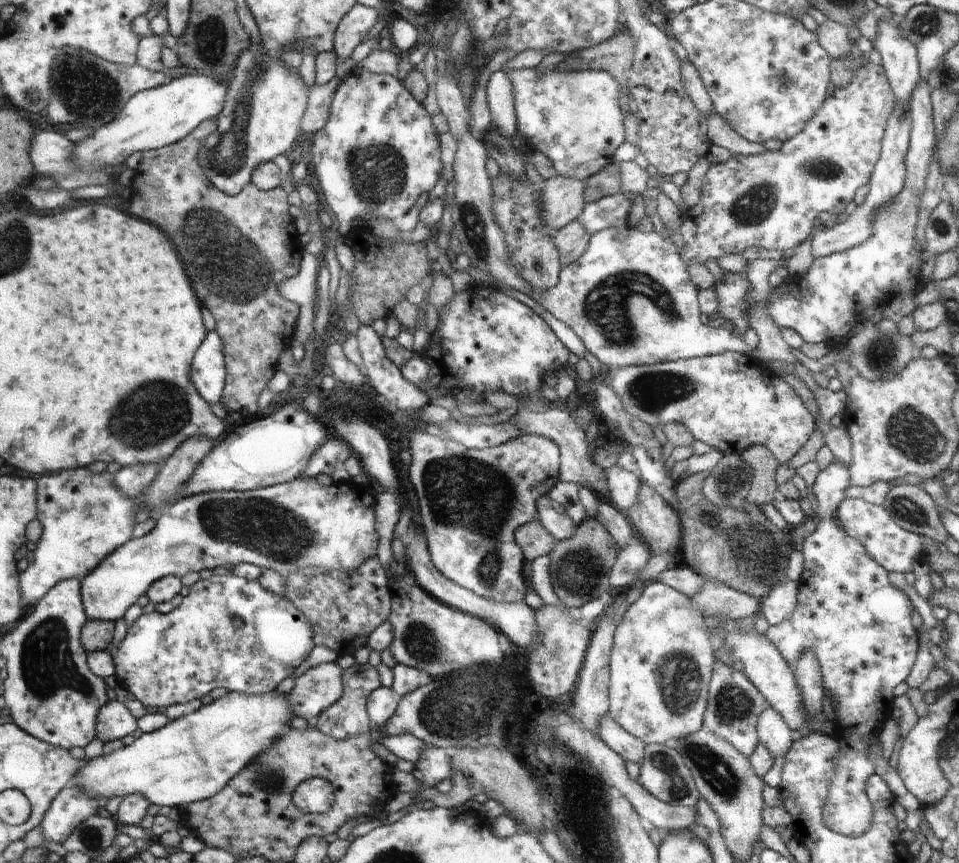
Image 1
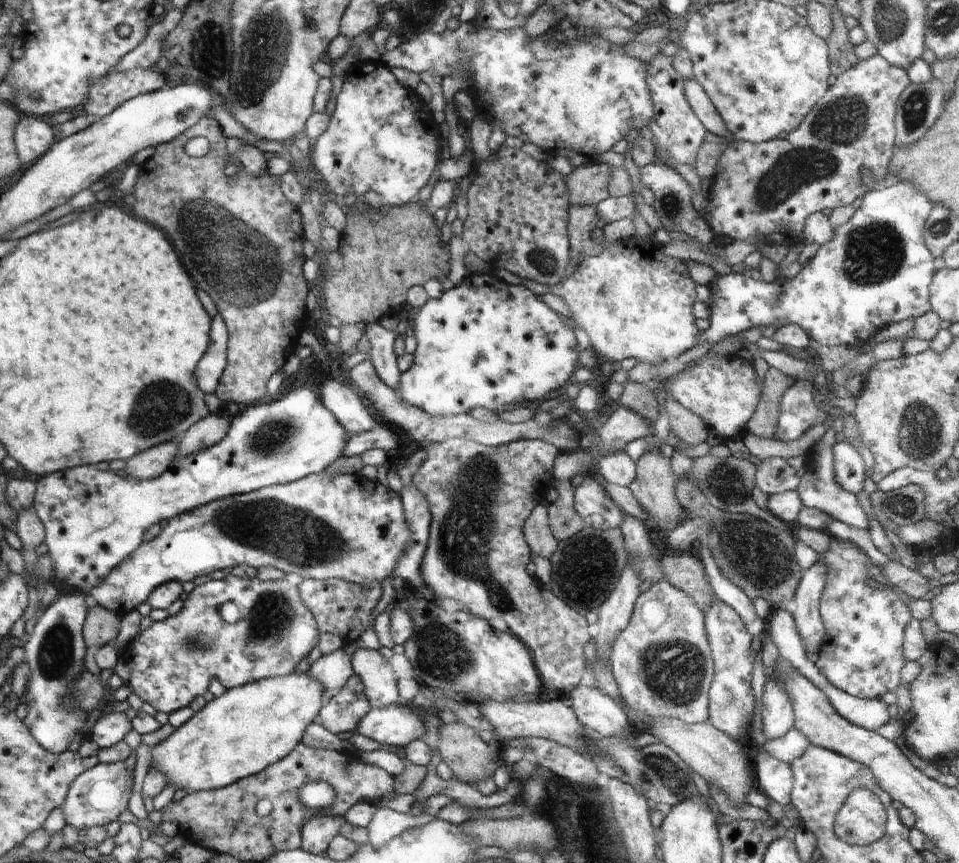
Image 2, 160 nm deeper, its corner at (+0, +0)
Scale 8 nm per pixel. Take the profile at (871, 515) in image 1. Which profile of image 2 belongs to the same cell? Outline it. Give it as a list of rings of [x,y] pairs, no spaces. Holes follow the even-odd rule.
[[[820,440],[816,442],[805,458],[806,472],[799,479],[797,493],[803,502],[804,507],[815,508],[829,514],[833,519],[840,520],[852,528],[862,528],[868,530],[868,516],[864,513],[858,502],[858,498],[850,491],[844,490],[835,477],[833,469],[834,457],[833,449],[822,444]]]

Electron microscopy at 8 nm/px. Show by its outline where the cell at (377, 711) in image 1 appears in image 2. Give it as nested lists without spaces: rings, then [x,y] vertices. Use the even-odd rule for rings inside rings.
[[[356,648],[351,655],[351,665],[353,672],[363,682],[372,709],[378,709],[384,704],[397,704],[400,700],[399,678],[378,649]]]

